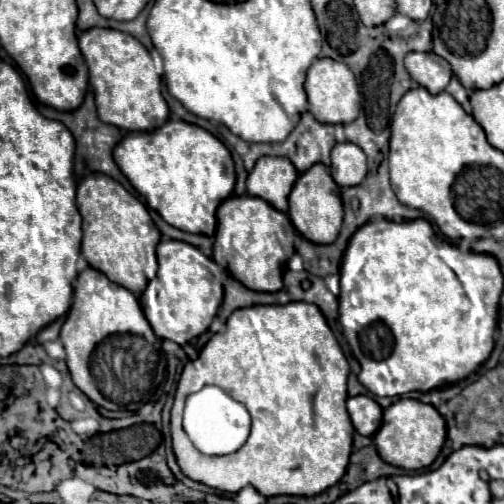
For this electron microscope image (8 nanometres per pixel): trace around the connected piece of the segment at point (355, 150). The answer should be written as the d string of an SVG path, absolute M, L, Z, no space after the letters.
M351 142L335 144L335 148L331 150L329 172L341 188L361 184L361 180L367 174L367 162L363 150Z

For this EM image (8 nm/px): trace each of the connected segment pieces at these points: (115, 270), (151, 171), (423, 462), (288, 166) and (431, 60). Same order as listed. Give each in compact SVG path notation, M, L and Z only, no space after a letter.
M89 174L77 186L77 210L83 216L81 252L89 266L101 270L111 282L117 282L131 292L143 292L157 273L156 247L159 240L159 232L149 228L151 218L143 202L119 182L113 182L113 178L105 174Z
M167 120L153 132L125 134L113 158L131 186L167 224L193 234L215 234L217 206L235 186L235 164L231 152L213 134L183 120Z
M401 398L383 412L383 424L377 434L373 434L373 440L381 460L387 464L403 470L419 470L437 458L445 442L445 420L433 406L413 398Z
M263 156L247 178L247 192L257 198L265 198L273 208L287 212L287 196L297 180L299 172L289 158Z
M409 52L405 56L405 68L411 74L411 78L419 82L423 88L427 88L431 94L443 92L453 76L451 66L433 52Z

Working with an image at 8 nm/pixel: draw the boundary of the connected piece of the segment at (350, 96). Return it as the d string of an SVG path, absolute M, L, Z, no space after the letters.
M319 58L307 70L305 92L309 98L309 112L325 124L347 124L353 122L359 114L359 86L355 74L343 62L335 62L331 58Z

